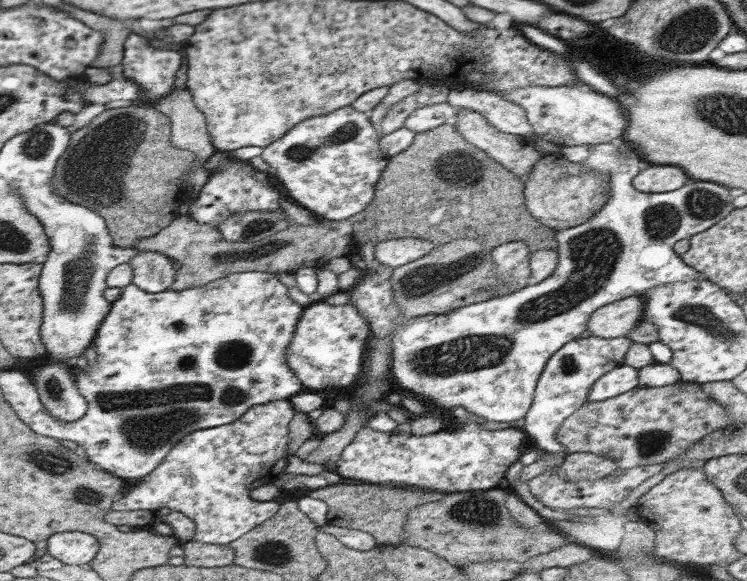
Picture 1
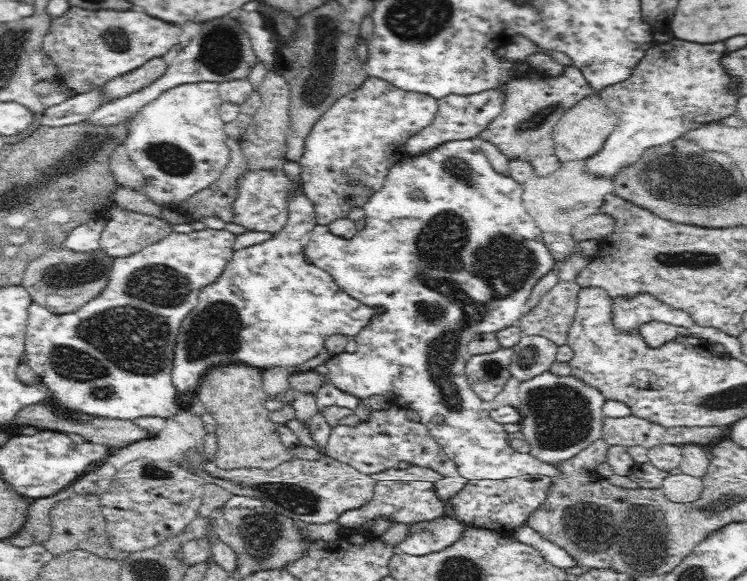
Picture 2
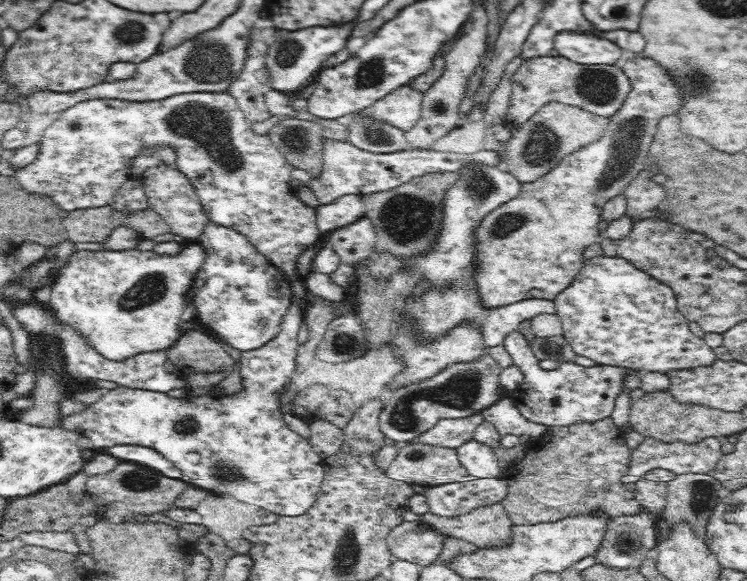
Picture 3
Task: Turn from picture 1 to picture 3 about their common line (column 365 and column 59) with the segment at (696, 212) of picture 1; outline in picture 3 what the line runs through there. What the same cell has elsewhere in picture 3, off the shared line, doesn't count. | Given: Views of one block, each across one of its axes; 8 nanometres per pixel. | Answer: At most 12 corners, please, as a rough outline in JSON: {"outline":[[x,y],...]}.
{"outline":[[73,252],[50,308],[102,356],[168,350],[206,254]]}

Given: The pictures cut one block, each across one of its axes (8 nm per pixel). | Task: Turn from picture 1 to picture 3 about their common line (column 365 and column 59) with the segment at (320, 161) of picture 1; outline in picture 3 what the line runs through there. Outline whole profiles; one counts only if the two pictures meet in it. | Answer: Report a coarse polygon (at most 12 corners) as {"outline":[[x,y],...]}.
{"outline":[[227,92],[84,100],[13,176],[103,207],[172,146],[210,221],[290,282],[322,233]]}

